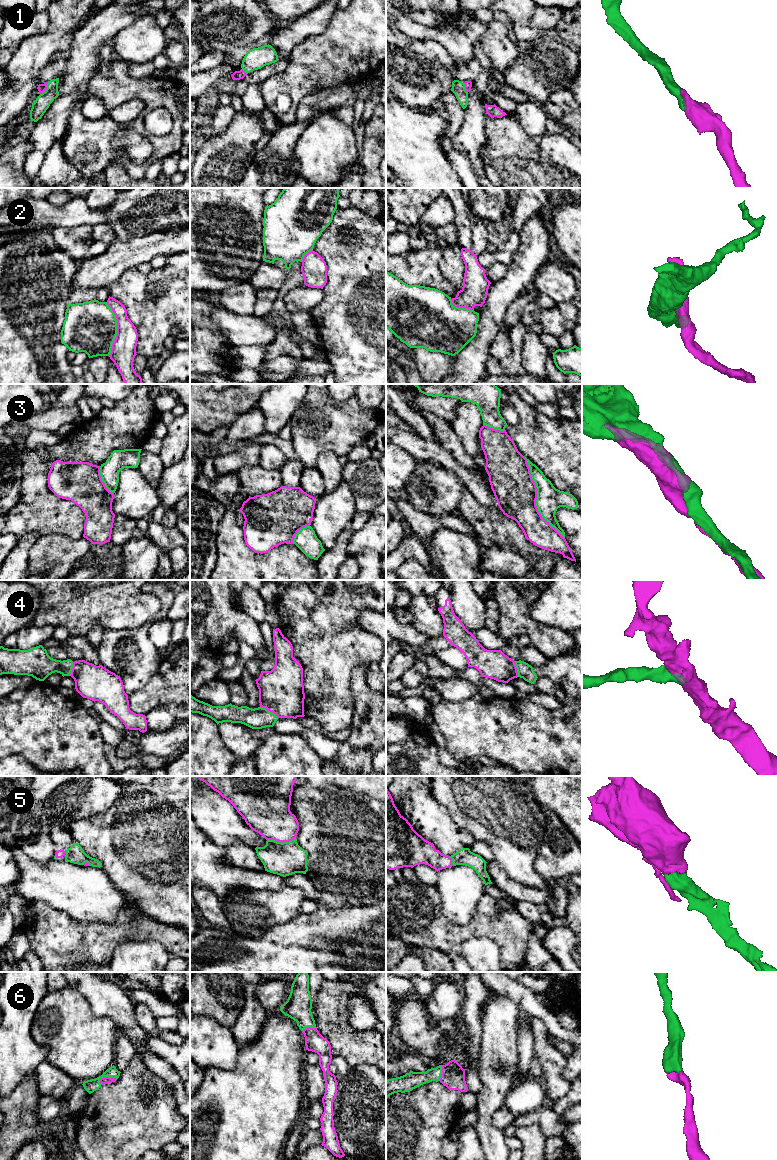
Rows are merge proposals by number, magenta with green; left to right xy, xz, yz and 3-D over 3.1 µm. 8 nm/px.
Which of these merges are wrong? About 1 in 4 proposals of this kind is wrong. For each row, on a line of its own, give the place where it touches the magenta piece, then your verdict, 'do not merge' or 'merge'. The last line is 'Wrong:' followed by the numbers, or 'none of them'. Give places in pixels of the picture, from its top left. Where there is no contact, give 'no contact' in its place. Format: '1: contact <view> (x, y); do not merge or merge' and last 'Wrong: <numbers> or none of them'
1: contact xy (46, 88); merge
2: contact xy (117, 329); do not merge
3: contact yz (536, 497); do not merge
4: contact xz (269, 711); merge
5: contact xz (281, 841); merge
6: contact xy (106, 1077); merge
Wrong: 2, 3

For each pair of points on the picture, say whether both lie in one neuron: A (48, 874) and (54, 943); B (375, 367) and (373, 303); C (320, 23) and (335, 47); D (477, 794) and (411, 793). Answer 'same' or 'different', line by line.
A: different
B: same
C: different
D: different

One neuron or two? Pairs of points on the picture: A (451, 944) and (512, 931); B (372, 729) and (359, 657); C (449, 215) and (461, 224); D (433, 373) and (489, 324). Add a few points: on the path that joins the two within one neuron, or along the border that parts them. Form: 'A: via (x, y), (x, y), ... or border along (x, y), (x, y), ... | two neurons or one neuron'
A: via (466, 932), (470, 930), (497, 930) | one neuron
B: border along (362, 666), (356, 666), (353, 669), (350, 688) | two neurons
C: border along (455, 217), (453, 223) | two neurons
D: border along (454, 356), (454, 365), (449, 373) | two neurons

